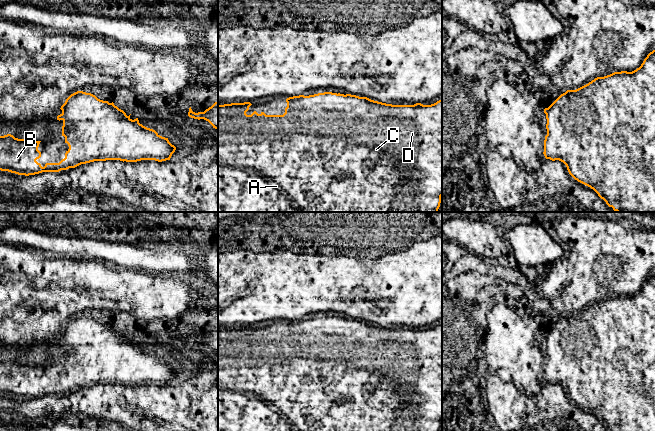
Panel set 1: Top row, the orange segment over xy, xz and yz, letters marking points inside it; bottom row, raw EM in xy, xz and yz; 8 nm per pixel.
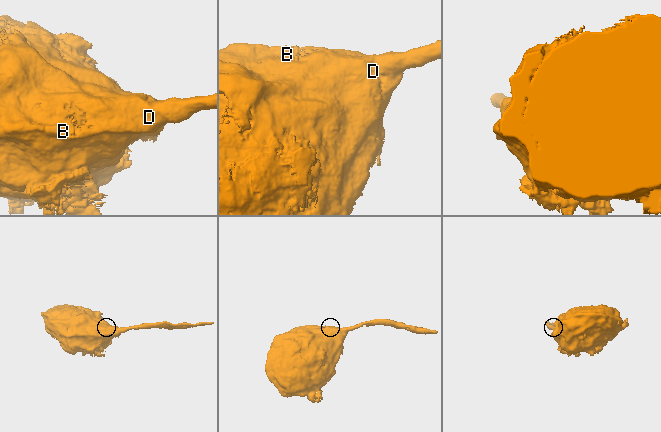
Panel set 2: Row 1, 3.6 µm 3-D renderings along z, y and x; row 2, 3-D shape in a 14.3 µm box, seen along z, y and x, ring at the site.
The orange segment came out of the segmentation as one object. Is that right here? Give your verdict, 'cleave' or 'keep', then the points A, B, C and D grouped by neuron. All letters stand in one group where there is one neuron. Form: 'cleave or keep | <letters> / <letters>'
keep | A B C D

